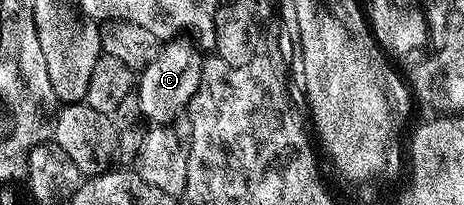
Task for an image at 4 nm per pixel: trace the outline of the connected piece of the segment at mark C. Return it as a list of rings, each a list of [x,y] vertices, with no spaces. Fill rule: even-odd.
[[[166,40],[159,45],[156,60],[140,71],[136,93],[142,118],[150,124],[170,124],[178,113],[190,105],[190,97],[196,92],[202,75],[203,55],[193,41]]]

